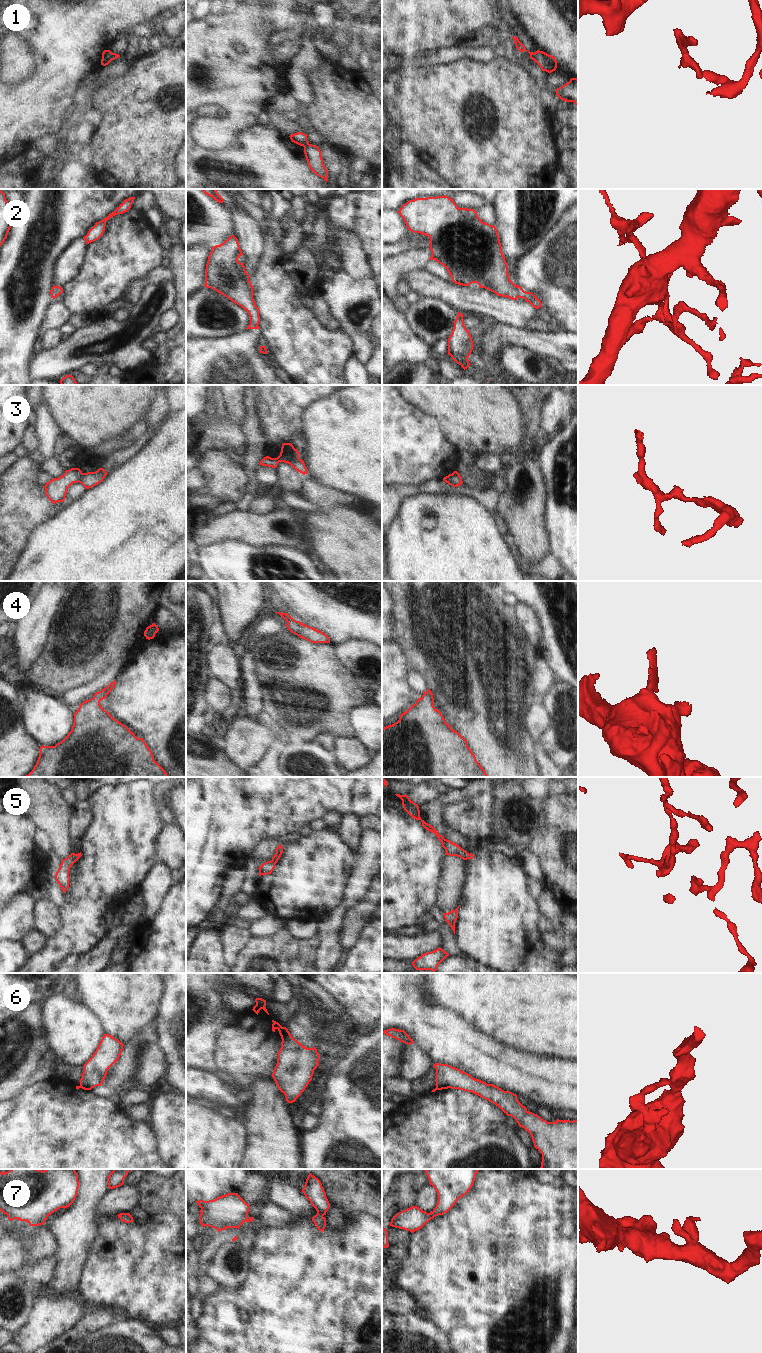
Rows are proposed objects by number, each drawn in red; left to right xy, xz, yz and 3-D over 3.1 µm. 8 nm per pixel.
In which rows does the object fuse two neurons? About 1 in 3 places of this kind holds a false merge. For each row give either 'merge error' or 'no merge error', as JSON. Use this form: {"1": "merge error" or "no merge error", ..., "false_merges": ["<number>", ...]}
{"1": "merge error", "2": "merge error", "3": "merge error", "4": "no merge error", "5": "no merge error", "6": "merge error", "7": "no merge error", "false_merges": ["1", "2", "3", "6"]}

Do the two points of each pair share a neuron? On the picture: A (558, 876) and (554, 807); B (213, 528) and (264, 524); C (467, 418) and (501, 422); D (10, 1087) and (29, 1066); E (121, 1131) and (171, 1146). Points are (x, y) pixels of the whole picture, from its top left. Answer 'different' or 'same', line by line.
A: same
B: same
C: same
D: same
E: different

